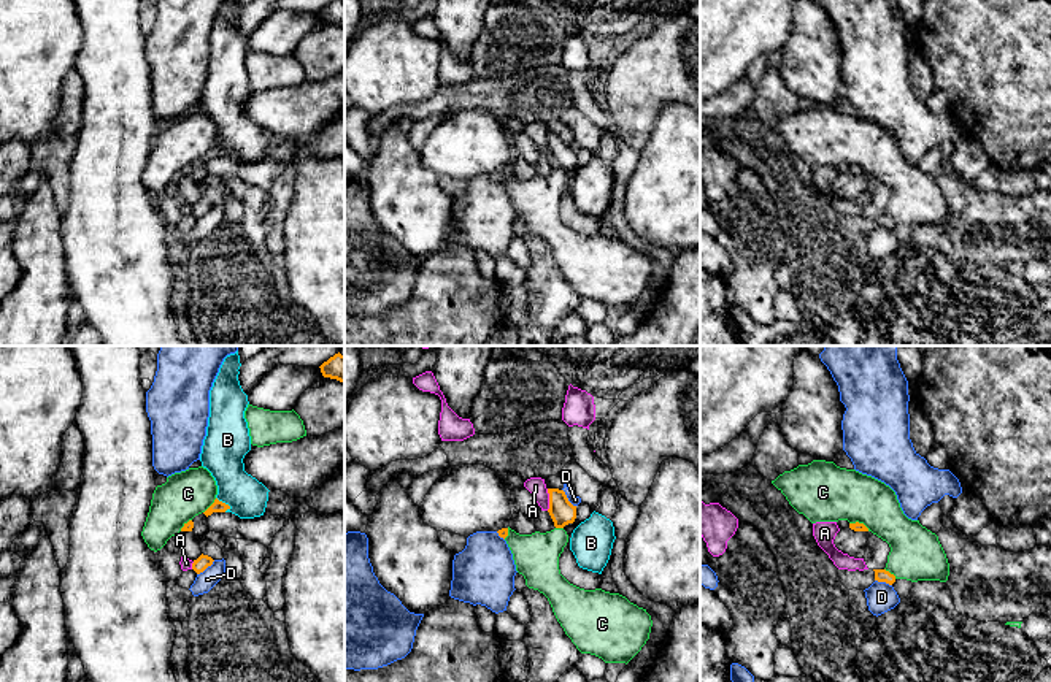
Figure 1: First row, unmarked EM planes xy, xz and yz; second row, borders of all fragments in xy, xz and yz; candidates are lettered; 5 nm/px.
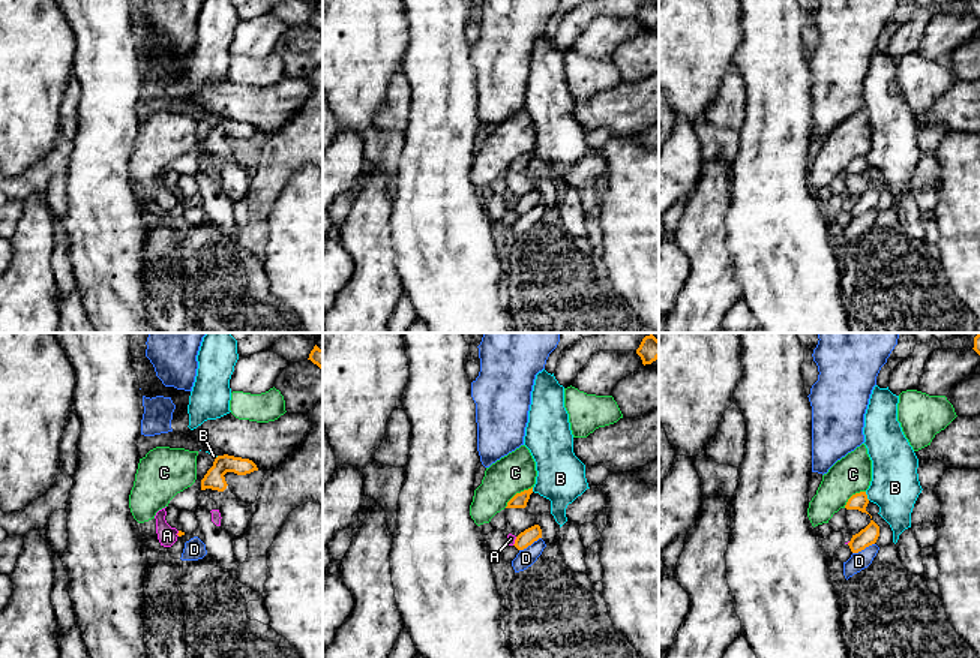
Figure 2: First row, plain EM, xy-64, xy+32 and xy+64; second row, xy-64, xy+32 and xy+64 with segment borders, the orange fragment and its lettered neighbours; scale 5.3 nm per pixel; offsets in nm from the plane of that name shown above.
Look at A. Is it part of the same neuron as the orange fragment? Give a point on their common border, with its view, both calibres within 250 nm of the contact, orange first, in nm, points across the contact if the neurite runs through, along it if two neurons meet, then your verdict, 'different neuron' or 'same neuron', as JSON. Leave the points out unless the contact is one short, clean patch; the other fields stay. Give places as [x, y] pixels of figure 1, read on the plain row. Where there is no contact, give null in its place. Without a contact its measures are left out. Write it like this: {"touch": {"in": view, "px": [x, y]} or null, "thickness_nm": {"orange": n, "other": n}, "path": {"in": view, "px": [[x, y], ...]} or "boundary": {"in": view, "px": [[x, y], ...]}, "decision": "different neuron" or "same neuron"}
{"touch": {"in": "xz", "px": [550, 145]}, "thickness_nm": {"orange": 130, "other": 90}, "boundary": {"in": "xz", "px": [[546, 134], [548, 154]]}, "decision": "different neuron"}

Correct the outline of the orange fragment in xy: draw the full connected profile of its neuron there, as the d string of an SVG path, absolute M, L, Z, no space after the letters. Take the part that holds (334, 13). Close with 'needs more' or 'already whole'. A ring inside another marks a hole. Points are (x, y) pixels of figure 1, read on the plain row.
M333 0L327 6L324 6L319 13L324 22L345 27L345 0Z; already whole

